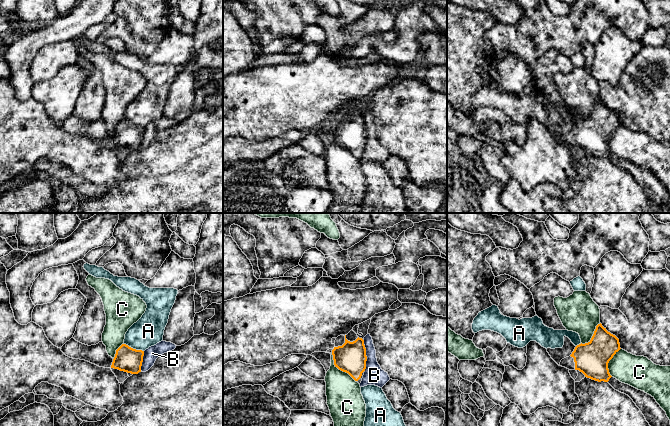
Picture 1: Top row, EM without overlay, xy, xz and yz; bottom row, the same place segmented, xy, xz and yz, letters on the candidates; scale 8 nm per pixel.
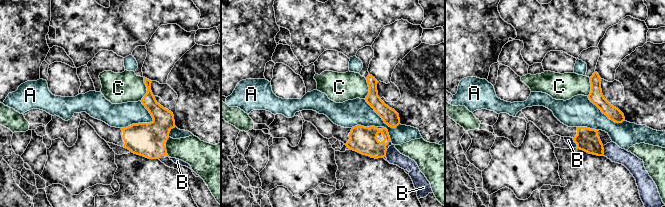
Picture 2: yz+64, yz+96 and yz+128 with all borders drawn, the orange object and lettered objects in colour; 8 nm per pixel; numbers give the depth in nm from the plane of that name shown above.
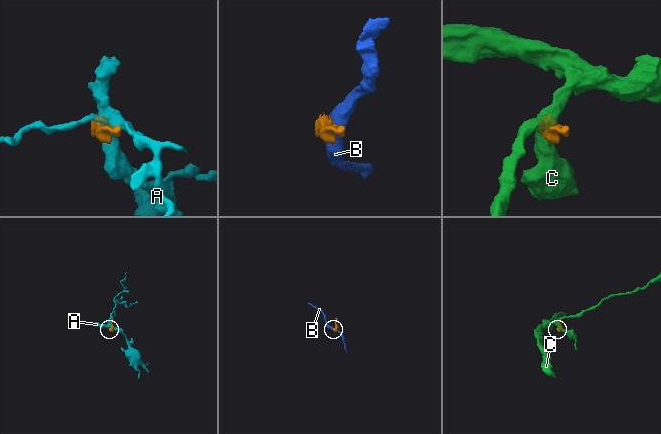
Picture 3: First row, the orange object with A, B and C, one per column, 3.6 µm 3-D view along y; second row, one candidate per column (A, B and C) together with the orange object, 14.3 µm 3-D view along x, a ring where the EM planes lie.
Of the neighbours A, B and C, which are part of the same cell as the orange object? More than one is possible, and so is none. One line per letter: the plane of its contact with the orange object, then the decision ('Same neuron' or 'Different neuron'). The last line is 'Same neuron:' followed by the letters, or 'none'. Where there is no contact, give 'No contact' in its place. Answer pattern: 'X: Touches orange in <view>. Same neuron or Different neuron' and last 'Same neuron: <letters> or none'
A: Touches orange in xy. Different neuron
B: Touches orange in xz. Different neuron
C: Touches orange in xz. Different neuron
Same neuron: none

